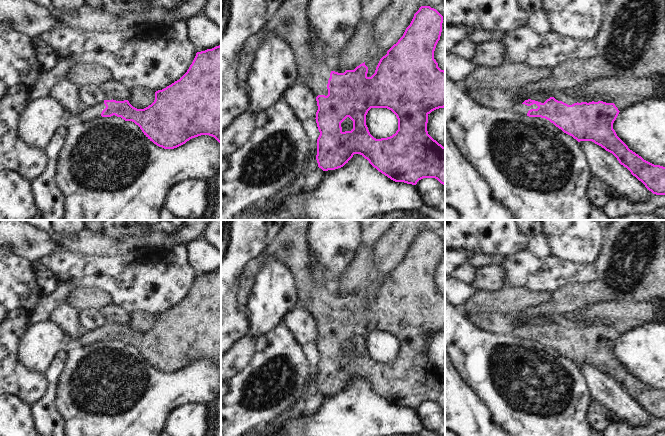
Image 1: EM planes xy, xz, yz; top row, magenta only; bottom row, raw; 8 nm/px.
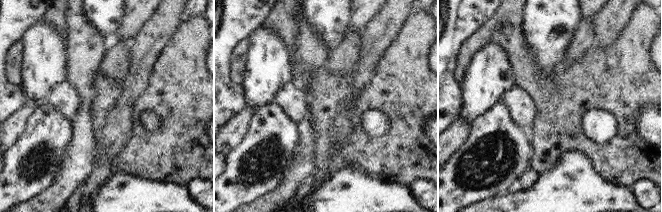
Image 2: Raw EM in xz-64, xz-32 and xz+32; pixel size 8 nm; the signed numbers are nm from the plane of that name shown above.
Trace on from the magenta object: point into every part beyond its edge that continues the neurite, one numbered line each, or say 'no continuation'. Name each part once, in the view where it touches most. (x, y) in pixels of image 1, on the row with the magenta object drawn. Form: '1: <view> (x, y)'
1: xz (289, 21)

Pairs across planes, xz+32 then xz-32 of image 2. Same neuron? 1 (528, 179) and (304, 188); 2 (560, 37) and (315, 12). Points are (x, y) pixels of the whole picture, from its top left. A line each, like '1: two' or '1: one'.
1: one
2: one

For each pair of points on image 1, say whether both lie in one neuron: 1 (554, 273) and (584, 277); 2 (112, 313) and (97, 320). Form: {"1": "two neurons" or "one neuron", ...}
{"1": "one neuron", "2": "two neurons"}

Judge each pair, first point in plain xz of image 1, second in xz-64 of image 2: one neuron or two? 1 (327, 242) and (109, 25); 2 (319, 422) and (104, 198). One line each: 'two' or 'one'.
1: one
2: one

